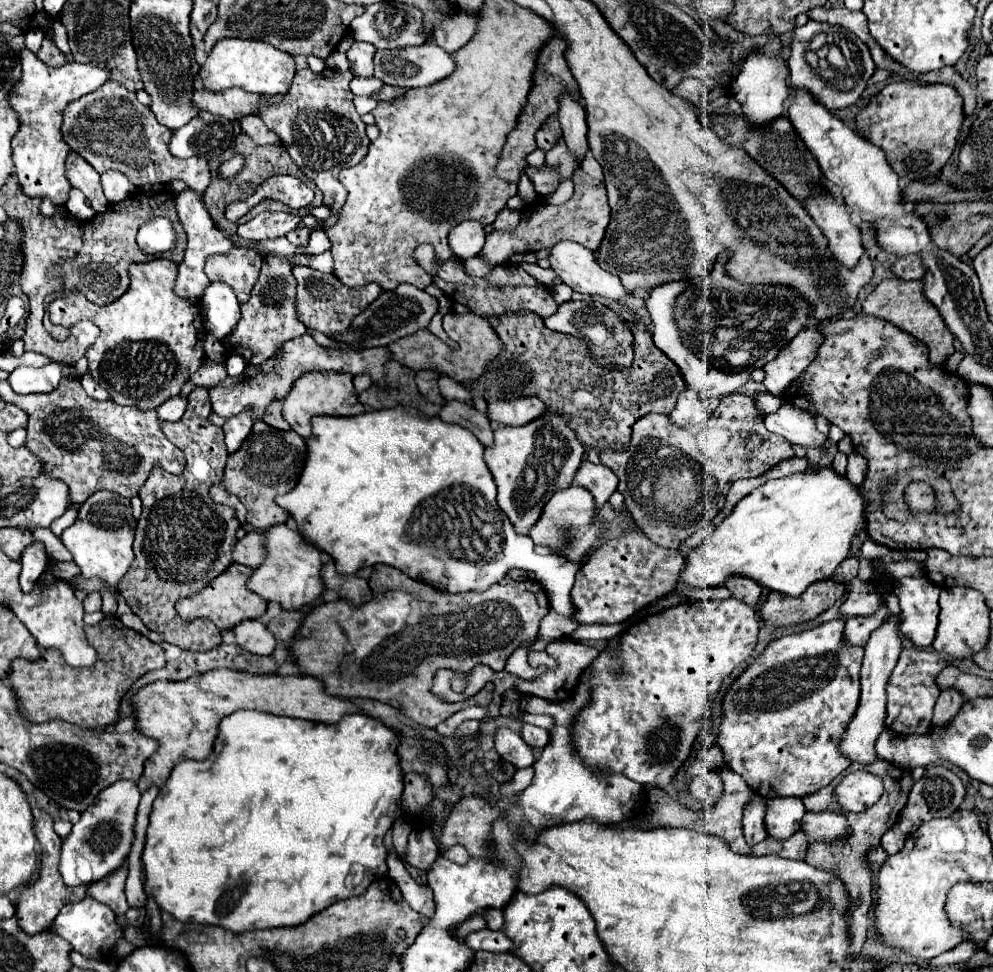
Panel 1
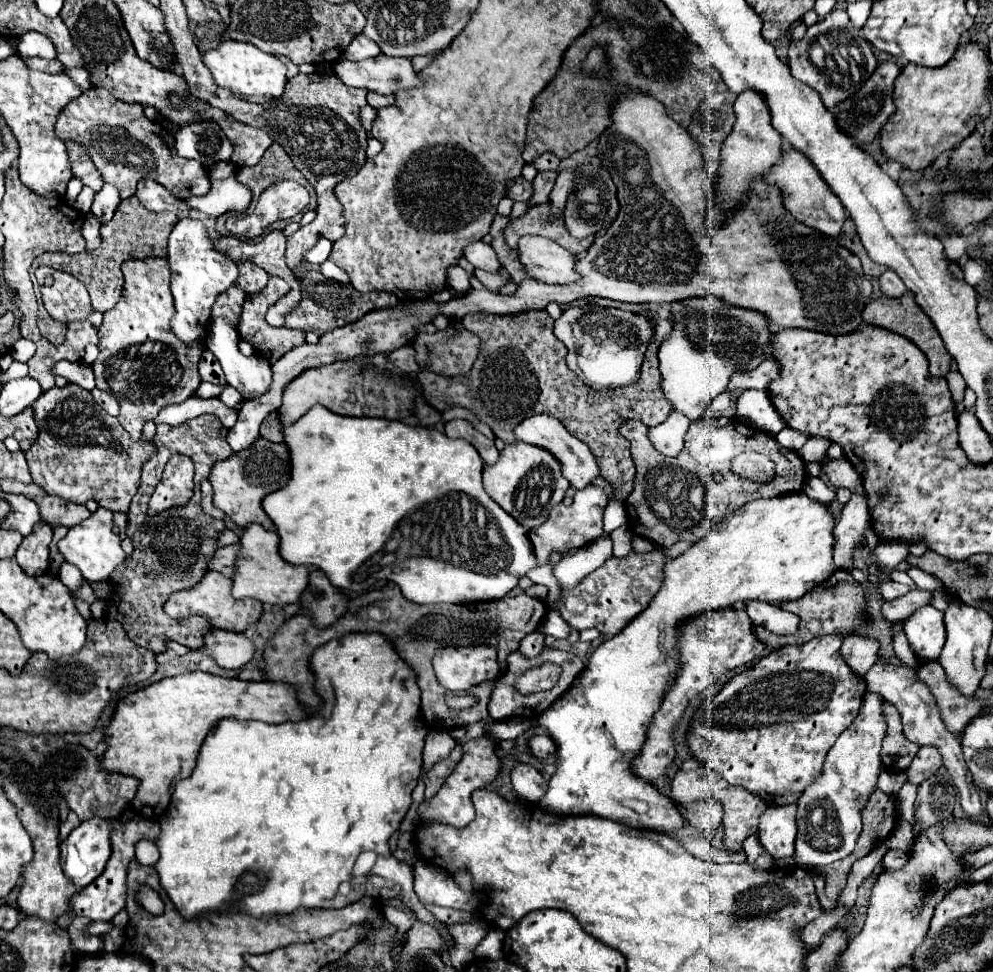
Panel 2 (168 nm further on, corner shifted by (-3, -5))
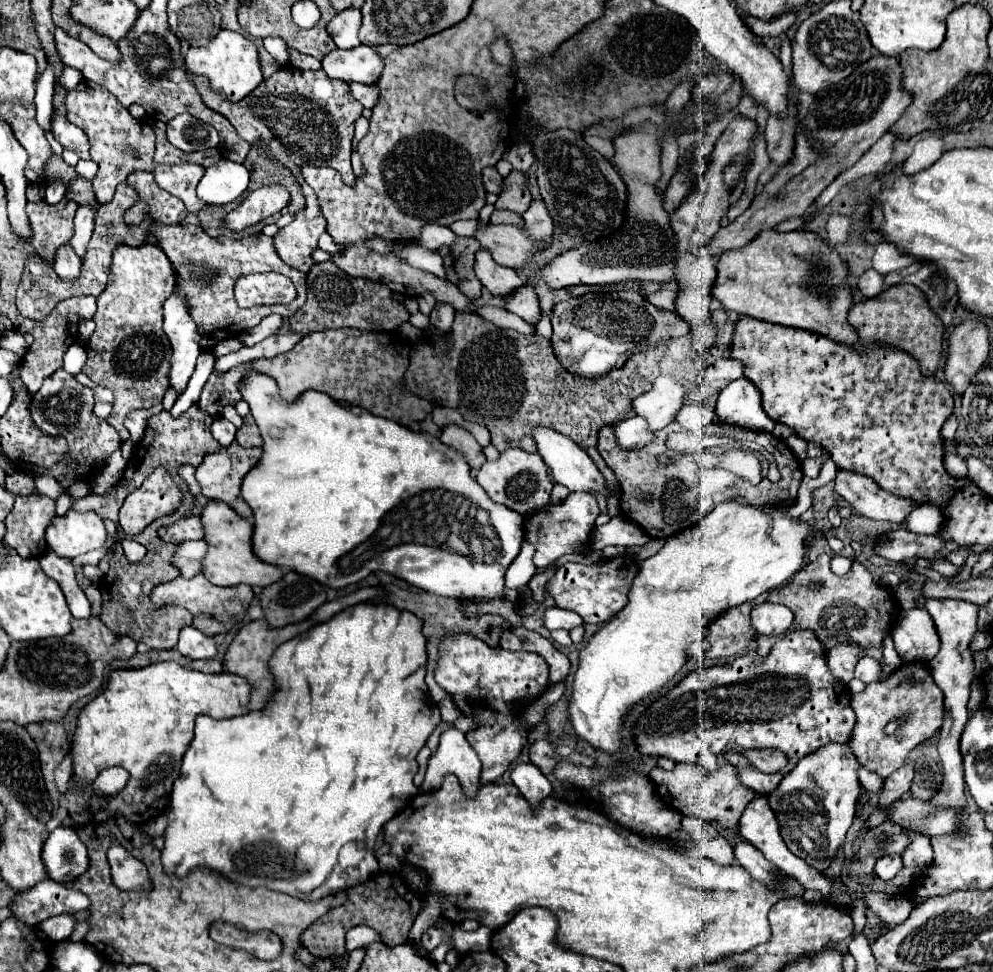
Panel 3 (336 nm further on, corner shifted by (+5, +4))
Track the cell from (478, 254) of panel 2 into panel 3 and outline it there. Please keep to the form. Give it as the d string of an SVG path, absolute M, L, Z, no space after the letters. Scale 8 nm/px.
M478 248L476 252L476 264L474 264L478 280L496 296L508 296L514 288L522 286L524 282L520 276L502 264L498 264L492 254L486 248Z

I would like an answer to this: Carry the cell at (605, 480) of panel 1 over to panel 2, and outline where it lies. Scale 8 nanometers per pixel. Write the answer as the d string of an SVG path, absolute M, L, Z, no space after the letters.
M588 485L582 491L576 491L574 495L574 503L566 506L562 502L552 508L550 517L546 523L542 523L538 529L530 531L530 541L534 545L534 553L536 553L536 561L538 565L546 565L550 561L552 553L568 553L570 549L580 549L586 543L598 539L604 531L602 531L602 515L604 509L608 505L608 495L596 487L596 485Z

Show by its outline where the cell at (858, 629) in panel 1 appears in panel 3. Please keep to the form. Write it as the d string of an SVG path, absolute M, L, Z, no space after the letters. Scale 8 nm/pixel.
M836 644L828 650L828 666L838 680L848 684L854 676L854 666L862 656L862 648L858 644Z

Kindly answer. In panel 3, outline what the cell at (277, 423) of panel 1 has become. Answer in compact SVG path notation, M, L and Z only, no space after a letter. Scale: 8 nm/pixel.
M248 414L248 416L244 418L244 424L242 424L242 428L238 430L236 440L238 440L242 446L262 446L262 434L260 434L258 424L256 424L256 420L252 418L252 414Z

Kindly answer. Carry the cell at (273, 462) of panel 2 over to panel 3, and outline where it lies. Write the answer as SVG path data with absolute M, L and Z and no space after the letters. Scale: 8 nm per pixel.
M234 442L234 452L230 452L230 448L222 448L220 452L208 454L204 462L196 468L196 480L202 486L202 494L210 500L226 502L230 508L234 508L234 512L250 520L252 508L244 502L244 498L240 498L240 488L242 488L244 476L260 462L260 458L262 458L262 448L244 448L238 442Z

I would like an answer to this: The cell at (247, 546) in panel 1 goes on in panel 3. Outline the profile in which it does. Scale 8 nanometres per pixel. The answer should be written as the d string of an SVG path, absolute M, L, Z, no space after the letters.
M204 540L198 542L184 542L178 546L174 554L174 566L180 568L184 578L192 578L202 572L202 558L208 552L208 544Z

